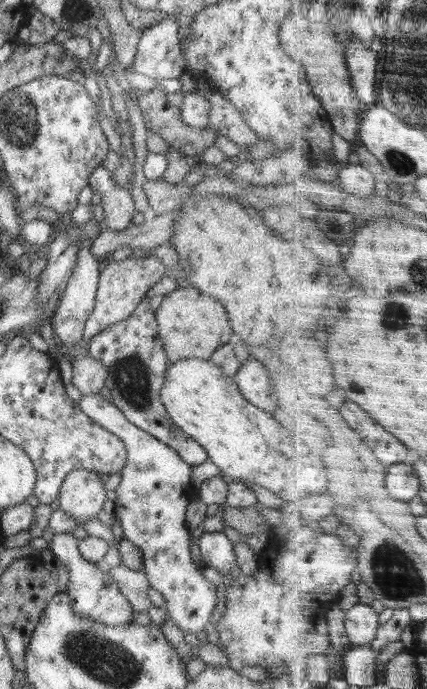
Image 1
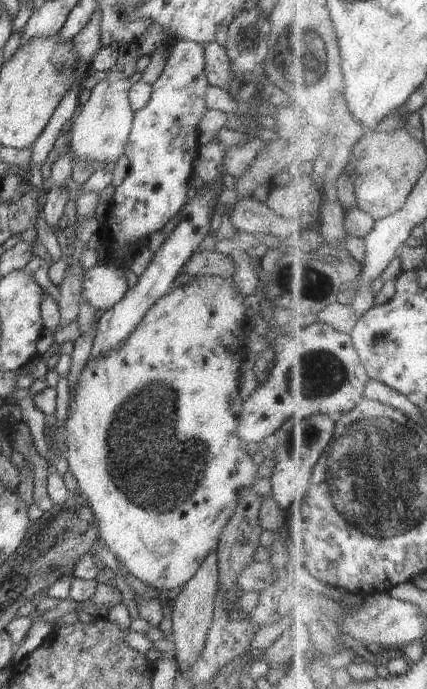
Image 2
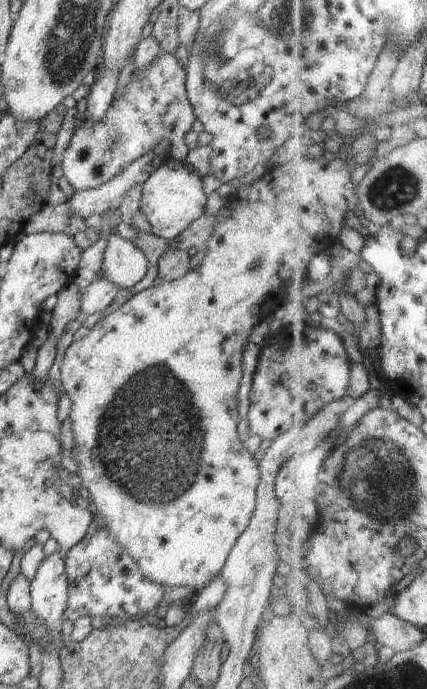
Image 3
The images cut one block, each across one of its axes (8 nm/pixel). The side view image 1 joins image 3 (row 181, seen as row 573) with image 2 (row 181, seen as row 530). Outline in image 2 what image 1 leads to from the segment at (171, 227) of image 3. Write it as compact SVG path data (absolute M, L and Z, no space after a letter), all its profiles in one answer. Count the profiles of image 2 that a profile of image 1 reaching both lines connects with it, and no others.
M178 40L172 48L160 77L151 85L150 100L139 111L135 112L131 131L125 144L124 154L129 160L129 173L123 182L115 188L114 197L109 202L106 220L102 223L103 241L111 244L113 258L108 264L99 264L88 269L83 278L82 298L96 310L106 310L119 303L129 289L124 274L122 258L127 247L148 235L148 231L160 231L166 223L181 211L187 203L188 183L194 175L193 162L199 153L199 122L208 110L204 95L210 86L205 73L205 56L201 44Z

